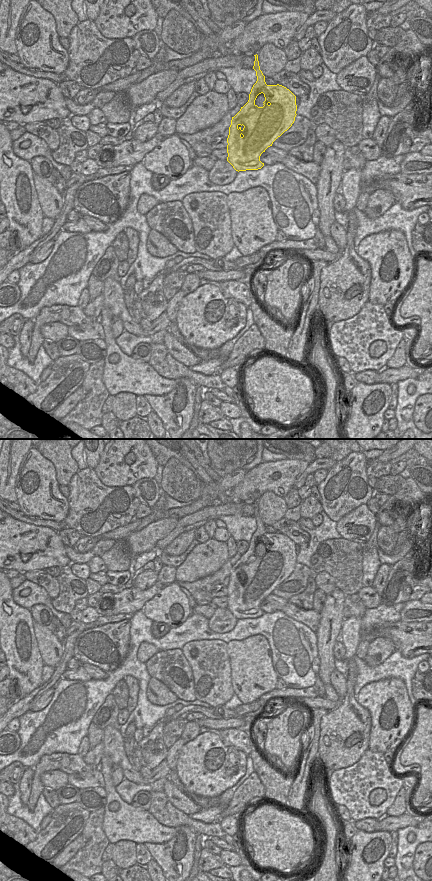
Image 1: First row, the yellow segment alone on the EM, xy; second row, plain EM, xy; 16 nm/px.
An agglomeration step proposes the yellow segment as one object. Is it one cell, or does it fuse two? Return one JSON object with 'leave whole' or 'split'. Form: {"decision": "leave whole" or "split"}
{"decision": "leave whole"}

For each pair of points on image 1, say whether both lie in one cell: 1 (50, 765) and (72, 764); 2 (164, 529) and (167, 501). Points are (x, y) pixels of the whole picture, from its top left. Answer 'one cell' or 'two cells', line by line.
1: one cell
2: two cells

